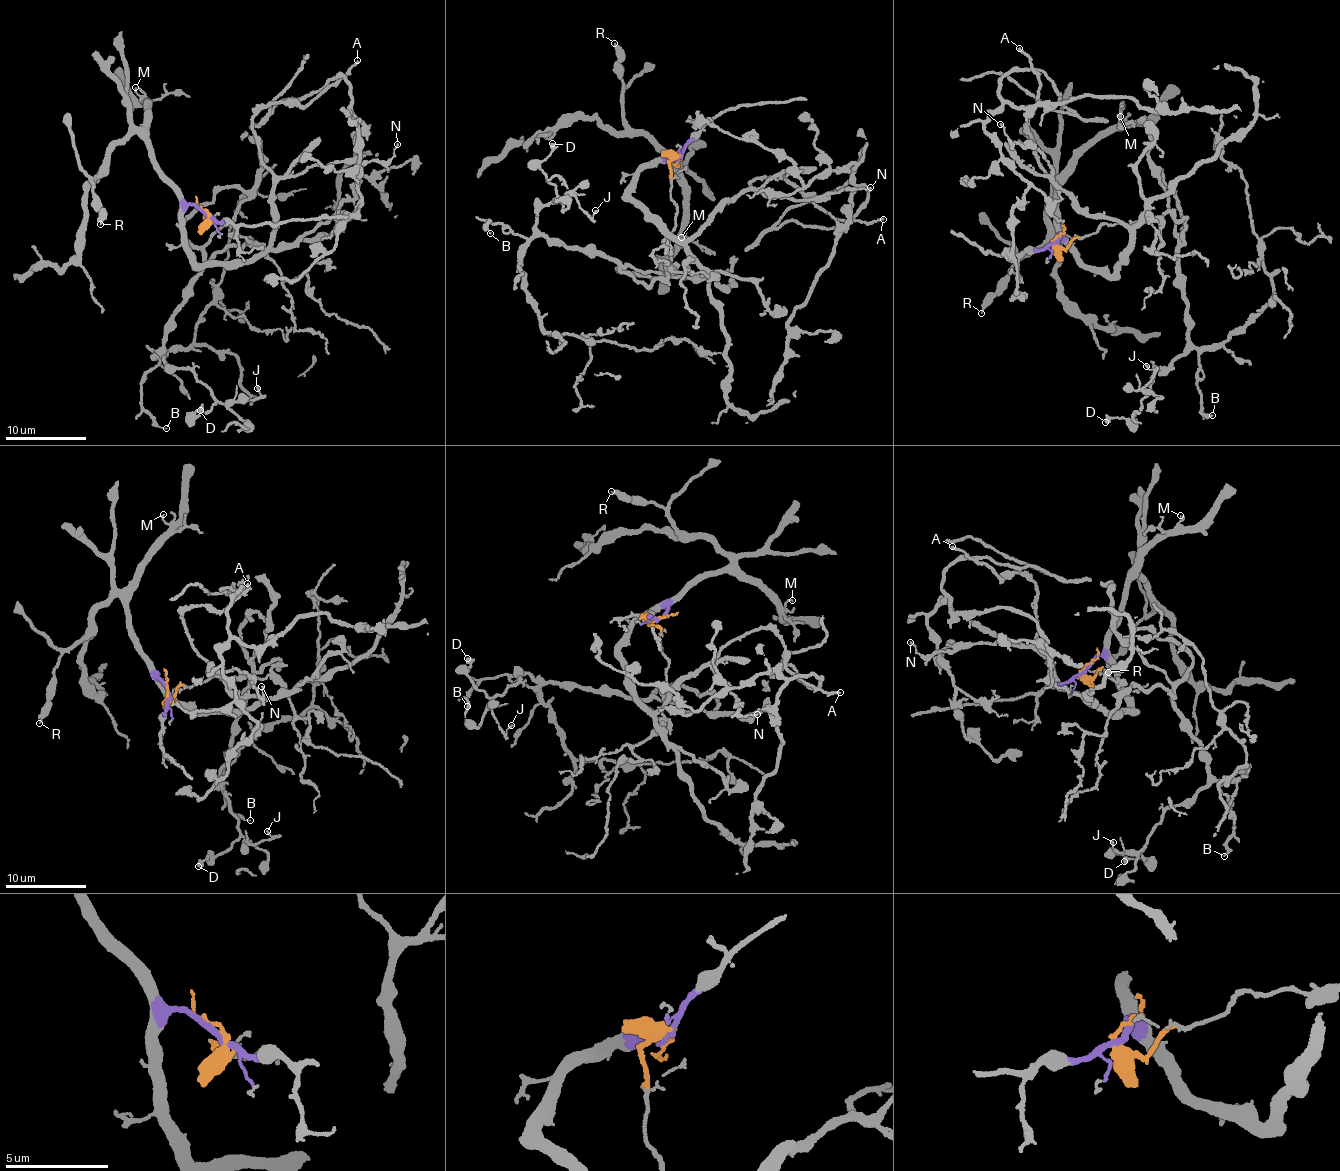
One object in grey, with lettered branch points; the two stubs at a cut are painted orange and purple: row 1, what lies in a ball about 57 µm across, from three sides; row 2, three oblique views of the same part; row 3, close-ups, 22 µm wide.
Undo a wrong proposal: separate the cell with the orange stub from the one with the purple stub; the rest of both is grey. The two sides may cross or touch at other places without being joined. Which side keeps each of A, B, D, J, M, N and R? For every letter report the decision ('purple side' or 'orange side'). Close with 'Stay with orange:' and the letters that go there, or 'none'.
A: purple side
B: orange side
D: orange side
J: orange side
M: purple side
N: purple side
R: purple side
Stay with orange: B, D, J

